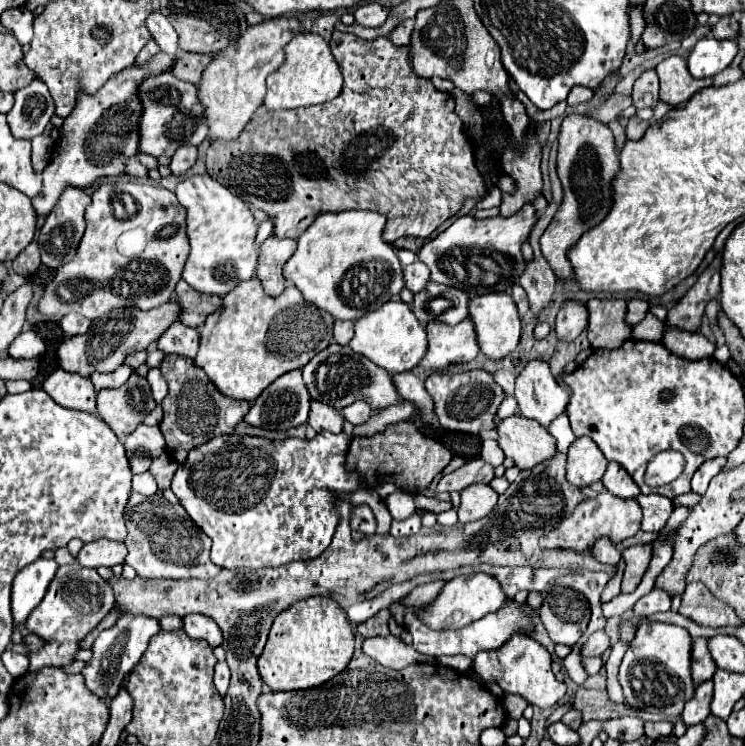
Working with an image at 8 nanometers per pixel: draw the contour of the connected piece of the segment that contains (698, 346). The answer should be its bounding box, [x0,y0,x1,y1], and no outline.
[663,328,715,358]

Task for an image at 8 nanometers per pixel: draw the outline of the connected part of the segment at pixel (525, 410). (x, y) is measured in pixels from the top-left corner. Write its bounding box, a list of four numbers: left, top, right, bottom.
[515,362,569,426]

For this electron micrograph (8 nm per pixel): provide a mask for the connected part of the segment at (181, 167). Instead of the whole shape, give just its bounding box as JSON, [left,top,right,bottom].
[169,146,197,174]

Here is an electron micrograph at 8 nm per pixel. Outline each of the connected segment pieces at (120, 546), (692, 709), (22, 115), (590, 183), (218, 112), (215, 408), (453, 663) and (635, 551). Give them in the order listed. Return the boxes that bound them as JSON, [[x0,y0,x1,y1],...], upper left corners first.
[[77,538,127,568],[681,680,713,726],[7,78,55,138],[541,114,619,280],[199,18,299,138],[159,354,251,464],[439,656,471,672],[621,544,651,594]]

